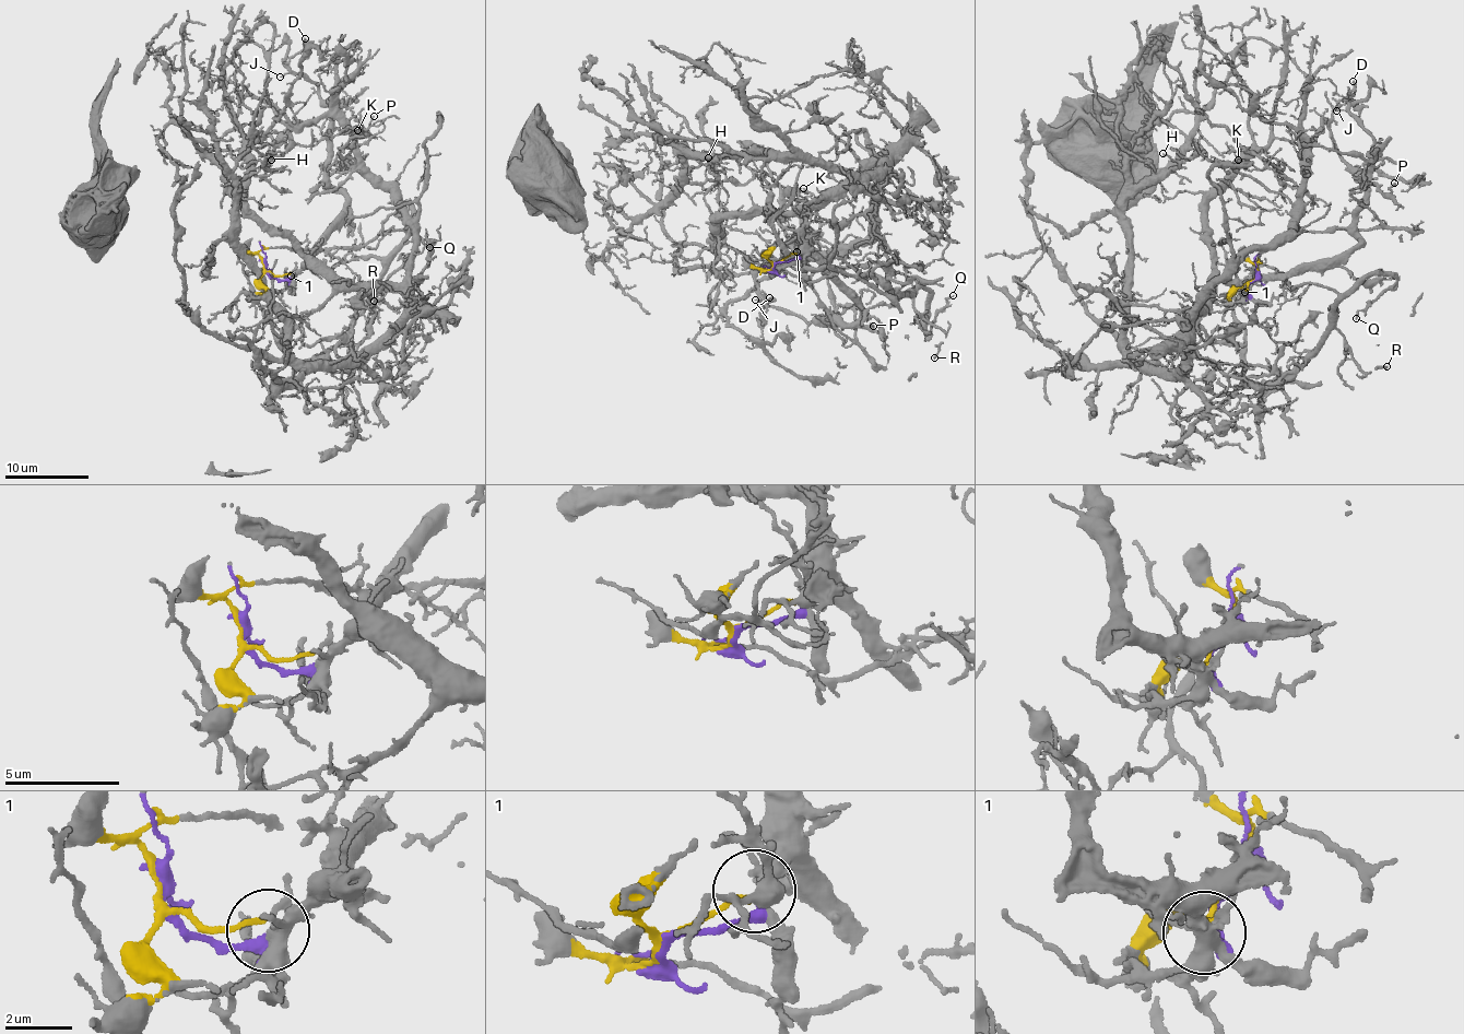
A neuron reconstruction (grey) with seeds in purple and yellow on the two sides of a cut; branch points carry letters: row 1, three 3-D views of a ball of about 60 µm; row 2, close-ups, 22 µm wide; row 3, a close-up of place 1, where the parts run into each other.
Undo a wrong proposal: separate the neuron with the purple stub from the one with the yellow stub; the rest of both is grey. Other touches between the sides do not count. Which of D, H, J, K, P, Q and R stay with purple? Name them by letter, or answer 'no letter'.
D, H, J, K, P

